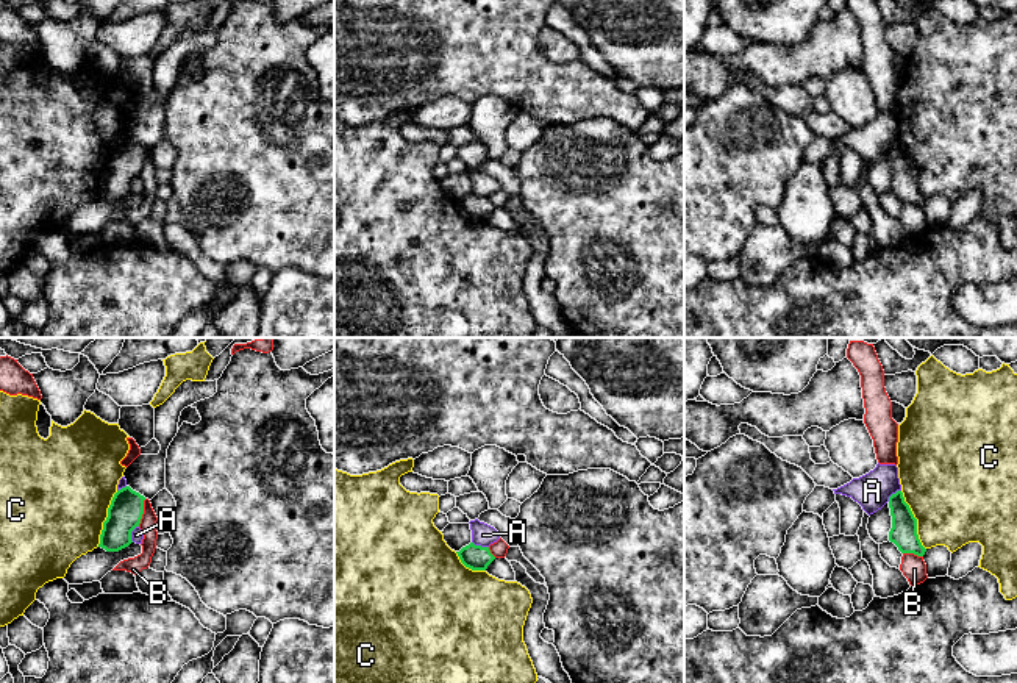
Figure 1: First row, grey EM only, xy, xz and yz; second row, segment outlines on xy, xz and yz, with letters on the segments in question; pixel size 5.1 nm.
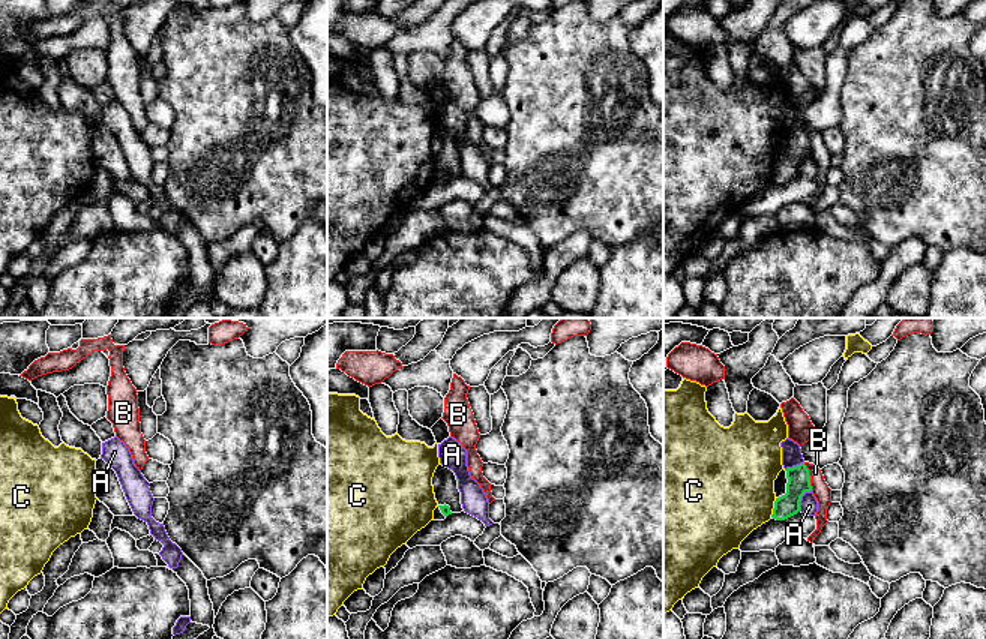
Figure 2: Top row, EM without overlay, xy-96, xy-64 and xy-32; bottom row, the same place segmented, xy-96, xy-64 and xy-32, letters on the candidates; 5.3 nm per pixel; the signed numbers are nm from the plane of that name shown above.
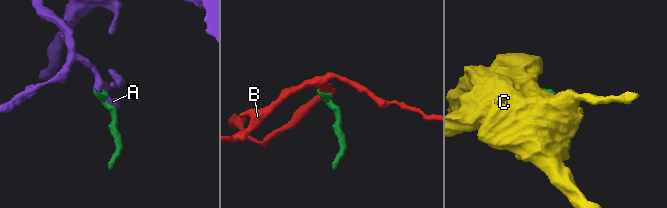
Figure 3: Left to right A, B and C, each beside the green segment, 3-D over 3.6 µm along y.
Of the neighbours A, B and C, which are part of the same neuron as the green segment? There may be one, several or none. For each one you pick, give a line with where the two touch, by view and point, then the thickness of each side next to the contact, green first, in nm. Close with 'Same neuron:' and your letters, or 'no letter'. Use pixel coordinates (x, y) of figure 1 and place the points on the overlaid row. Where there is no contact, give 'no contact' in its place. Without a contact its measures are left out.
Same neuron: no letter

